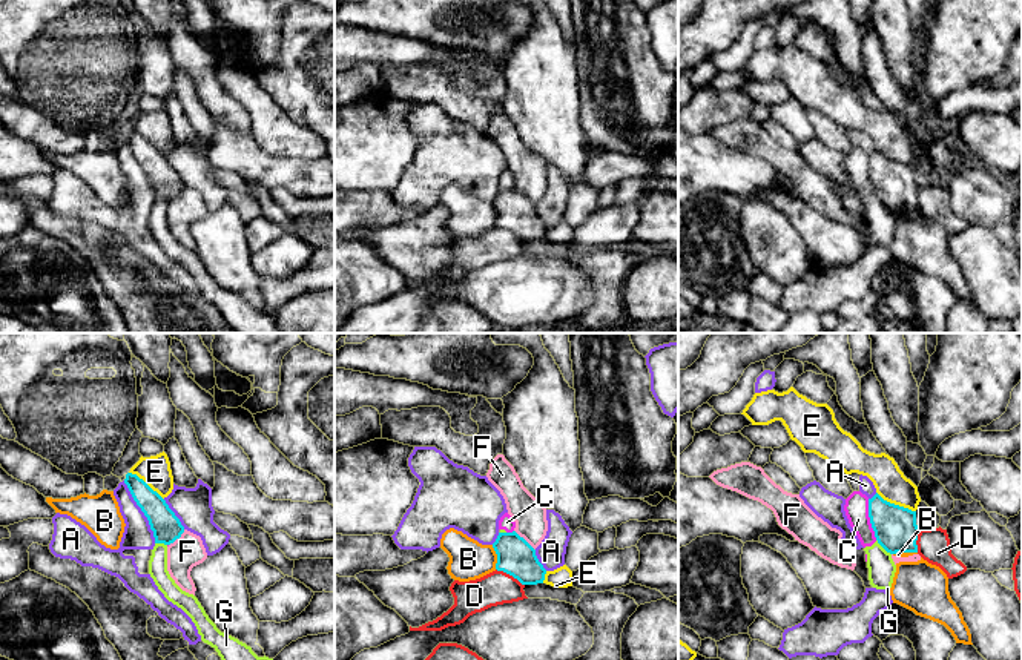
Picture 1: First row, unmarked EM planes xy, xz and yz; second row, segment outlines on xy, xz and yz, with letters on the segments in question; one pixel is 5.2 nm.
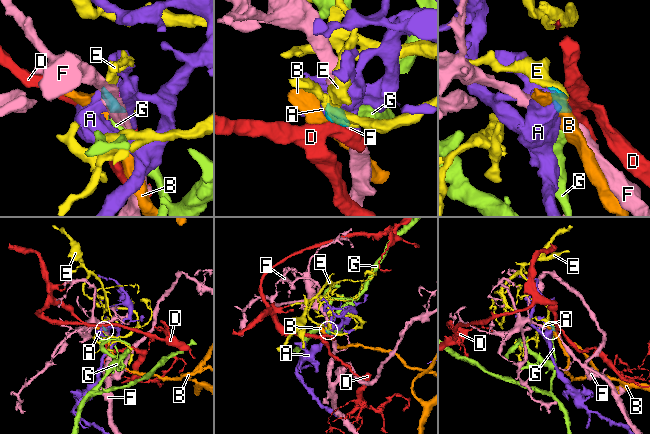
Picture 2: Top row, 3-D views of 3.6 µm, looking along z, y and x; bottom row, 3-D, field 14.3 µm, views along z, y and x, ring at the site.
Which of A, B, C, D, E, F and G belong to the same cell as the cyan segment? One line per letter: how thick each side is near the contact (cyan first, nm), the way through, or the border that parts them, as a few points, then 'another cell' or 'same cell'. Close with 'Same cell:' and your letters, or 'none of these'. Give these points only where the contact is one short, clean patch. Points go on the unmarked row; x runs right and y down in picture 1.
A: 150/150 nm | another cell
B: 190/200 nm | along xz (491, 201), (496, 211), (496, 224) | another cell
C: 220/130 nm | along yz (867, 155), (867, 172), (876, 195) | another cell
D: 190/180 nm | along xz (496, 224), (511, 230), (524, 241) | another cell
E: 220/170 nm | another cell
F: 190/180 nm | along xz (514, 186), (534, 206) | another cell
G: 220/140 nm | along yz (876, 195), (890, 211) | another cell
Same cell: none of these

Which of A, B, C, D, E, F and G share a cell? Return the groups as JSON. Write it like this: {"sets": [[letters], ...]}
{"sets": [["A"], ["B"], ["C", "G"], ["D"], ["E"], ["F"]]}

